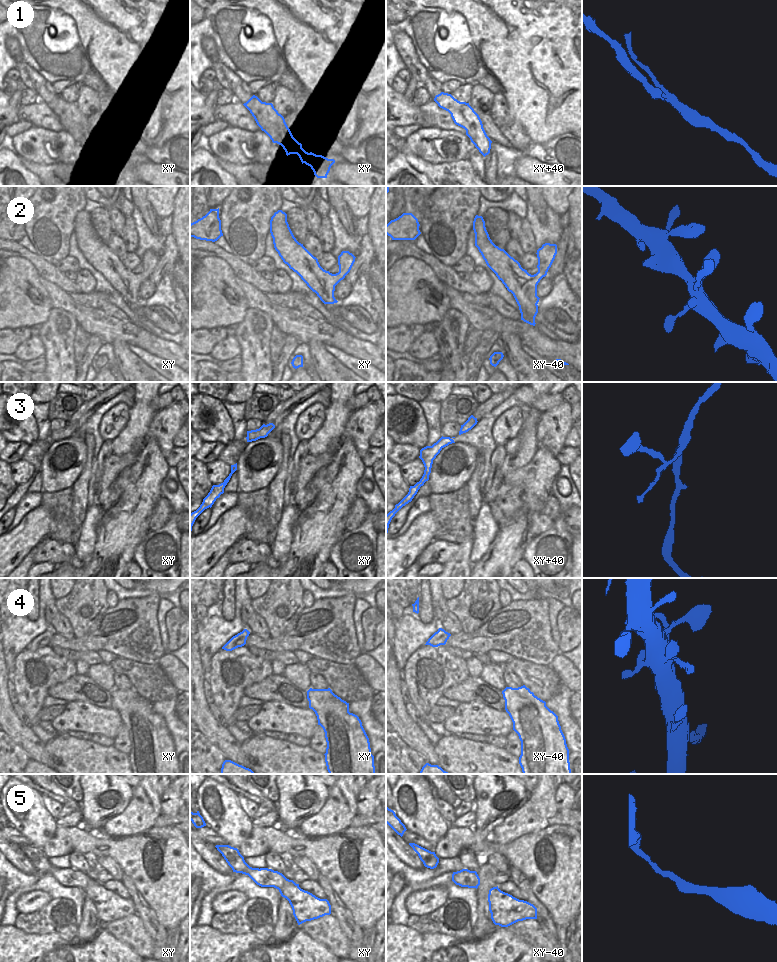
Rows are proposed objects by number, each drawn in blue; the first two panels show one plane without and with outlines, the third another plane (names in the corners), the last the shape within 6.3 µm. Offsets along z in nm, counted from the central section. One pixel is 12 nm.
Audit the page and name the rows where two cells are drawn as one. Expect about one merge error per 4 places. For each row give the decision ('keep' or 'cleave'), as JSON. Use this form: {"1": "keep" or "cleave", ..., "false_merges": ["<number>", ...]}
{"1": "cleave", "2": "keep", "3": "keep", "4": "keep", "5": "keep", "false_merges": ["1"]}

